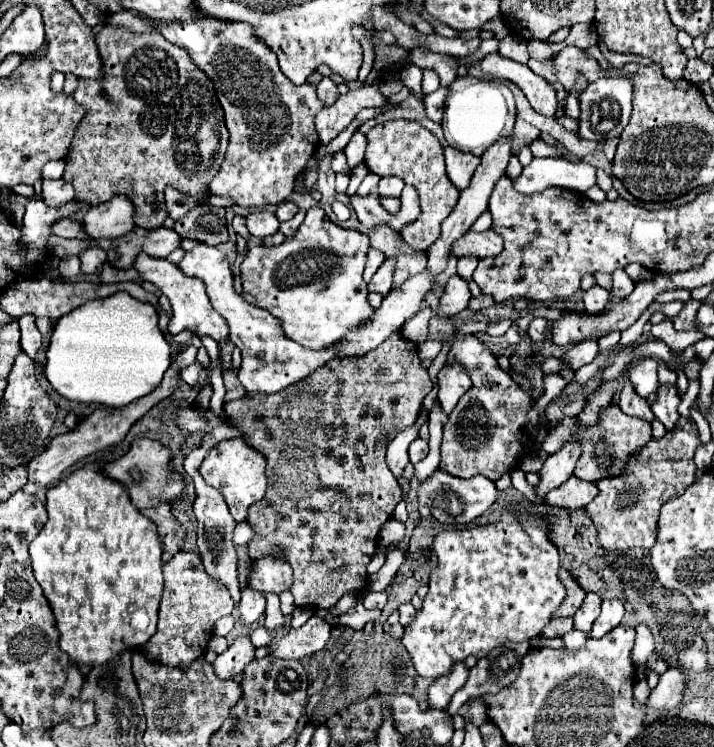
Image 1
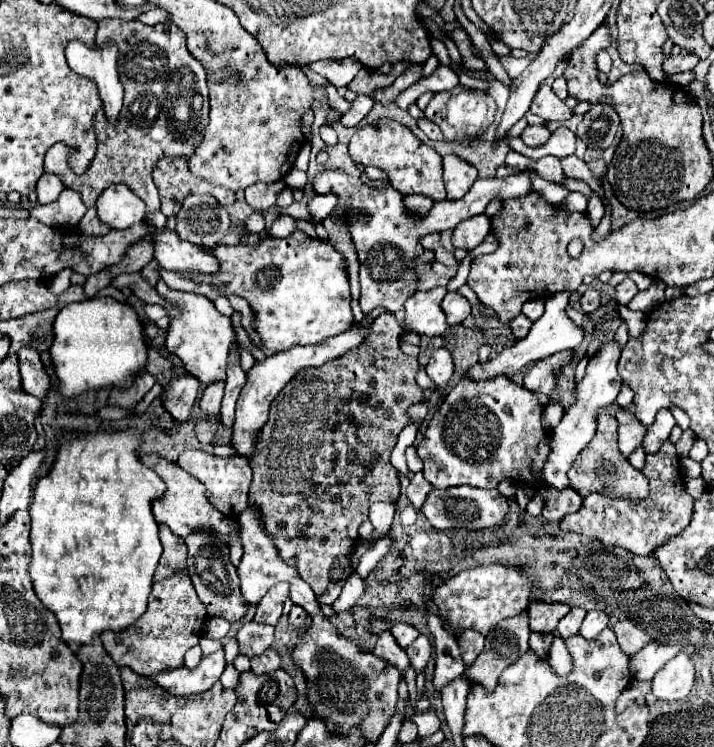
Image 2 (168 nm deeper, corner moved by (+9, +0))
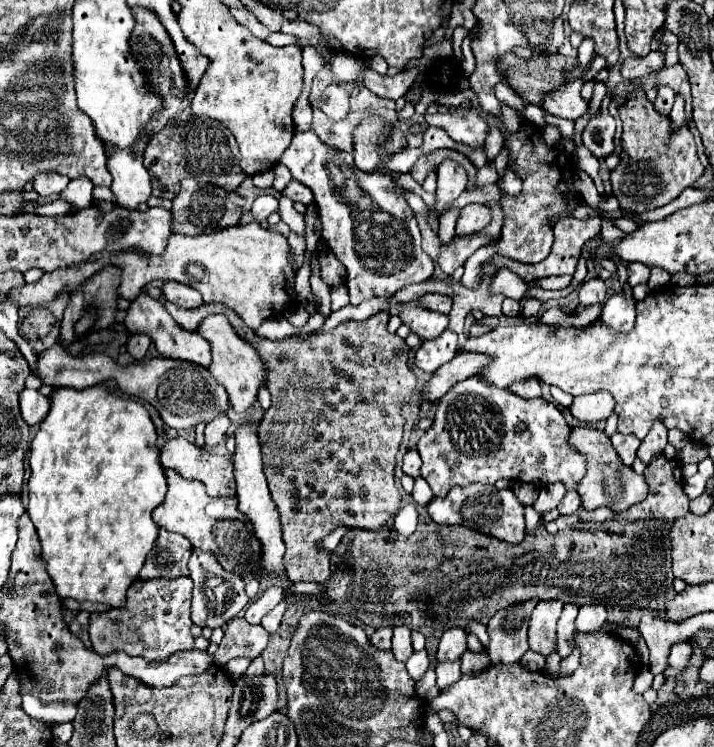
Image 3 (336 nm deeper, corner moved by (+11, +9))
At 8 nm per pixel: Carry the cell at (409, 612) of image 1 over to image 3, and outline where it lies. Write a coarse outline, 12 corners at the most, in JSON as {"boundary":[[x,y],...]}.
{"boundary":[[393,627],[393,655],[407,661],[413,653],[411,629]]}

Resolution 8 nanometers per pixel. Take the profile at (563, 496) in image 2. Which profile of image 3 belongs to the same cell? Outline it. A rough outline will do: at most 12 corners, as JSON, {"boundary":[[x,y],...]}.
{"boundary":[[567,491],[557,509],[571,515],[581,507],[577,491]]}

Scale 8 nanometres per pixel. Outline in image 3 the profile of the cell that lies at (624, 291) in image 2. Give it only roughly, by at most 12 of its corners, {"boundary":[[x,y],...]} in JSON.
{"boundary":[[629,263],[631,287],[649,281],[647,265]]}

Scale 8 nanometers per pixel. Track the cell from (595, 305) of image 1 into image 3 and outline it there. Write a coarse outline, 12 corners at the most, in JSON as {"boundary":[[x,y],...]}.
{"boundary":[[589,279],[579,289],[579,303],[603,303],[607,287],[601,279]]}

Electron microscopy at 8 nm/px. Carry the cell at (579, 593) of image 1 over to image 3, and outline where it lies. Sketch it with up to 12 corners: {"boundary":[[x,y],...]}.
{"boundary":[[541,601],[529,623],[529,649],[557,649],[561,601]]}

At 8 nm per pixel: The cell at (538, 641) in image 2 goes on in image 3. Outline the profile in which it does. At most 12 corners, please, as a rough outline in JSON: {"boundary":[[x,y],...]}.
{"boundary":[[531,649],[519,663],[529,671],[543,671],[545,659]]}

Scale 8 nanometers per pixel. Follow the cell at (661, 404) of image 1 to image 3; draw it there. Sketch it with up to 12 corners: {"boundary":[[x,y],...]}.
{"boundary":[[661,421],[641,441],[637,457],[649,465],[667,445]]}

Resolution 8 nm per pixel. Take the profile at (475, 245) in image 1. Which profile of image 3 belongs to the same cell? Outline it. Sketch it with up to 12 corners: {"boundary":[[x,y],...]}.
{"boundary":[[467,205],[457,219],[457,235],[479,233],[491,221],[487,205]]}

